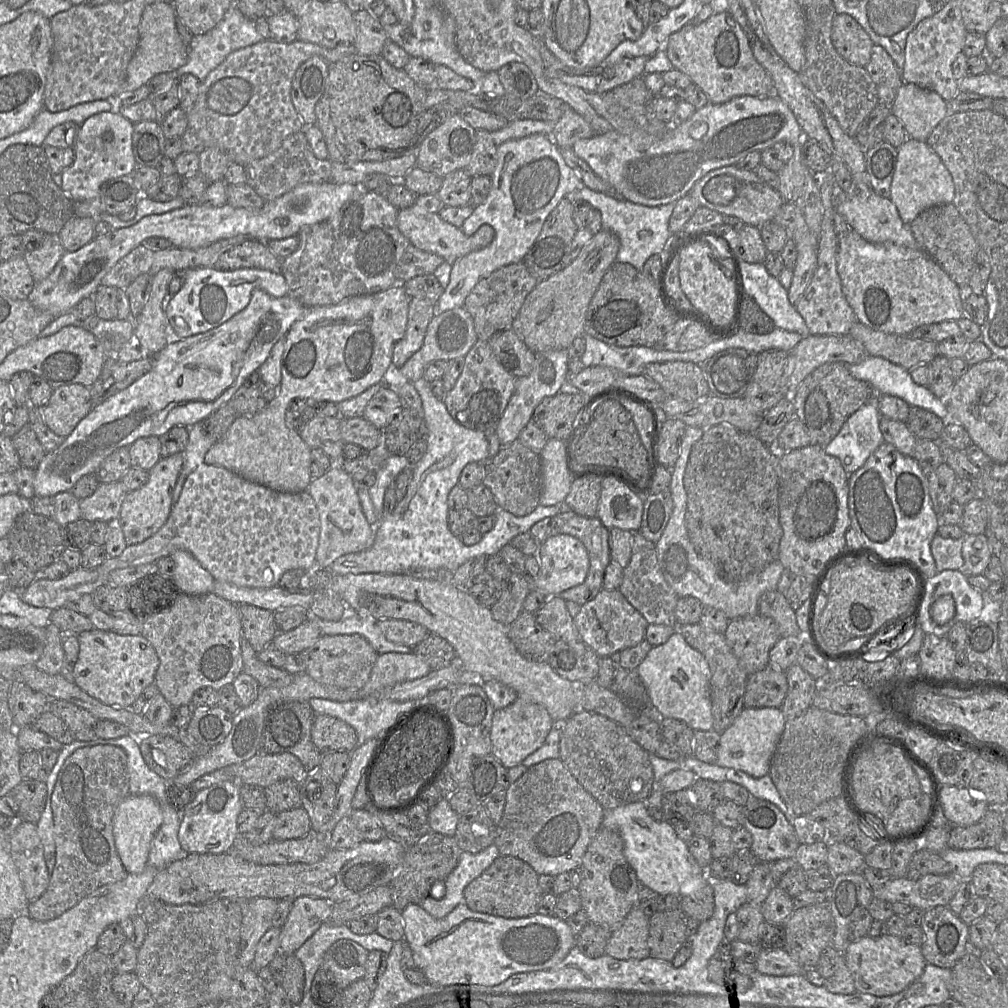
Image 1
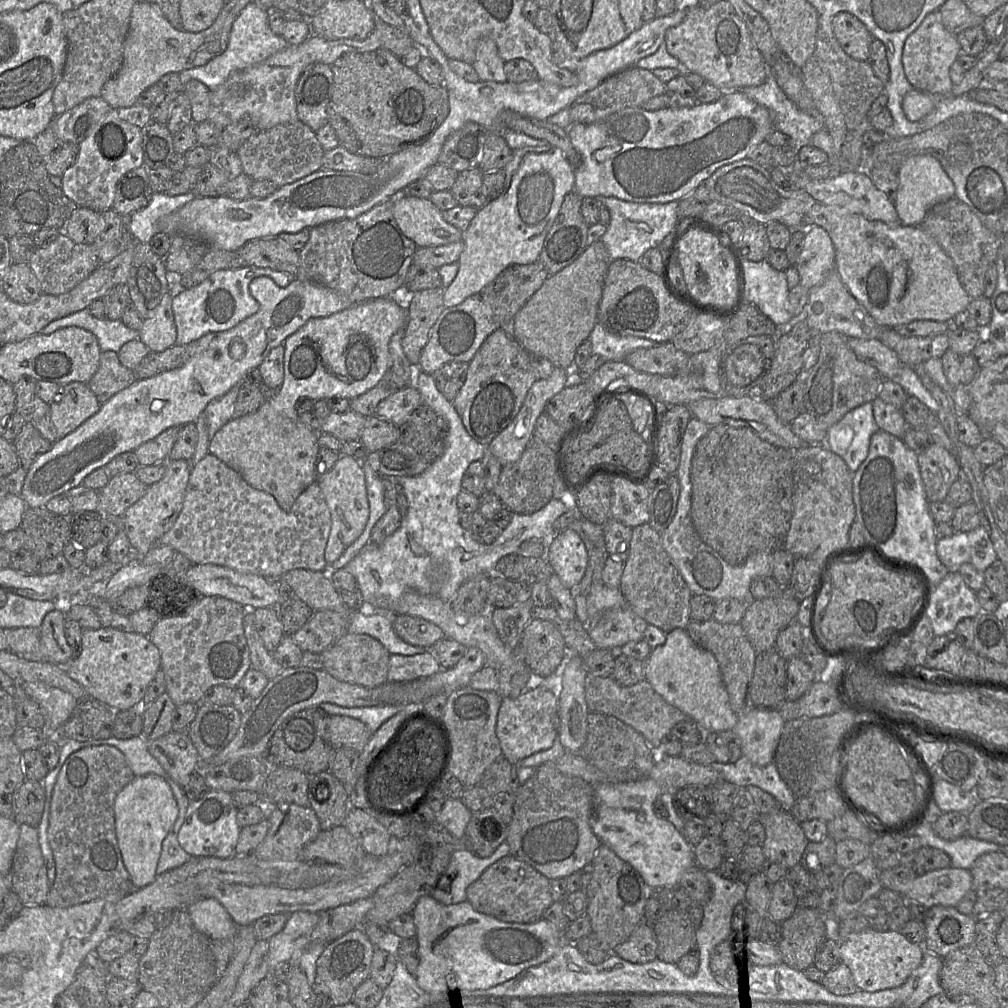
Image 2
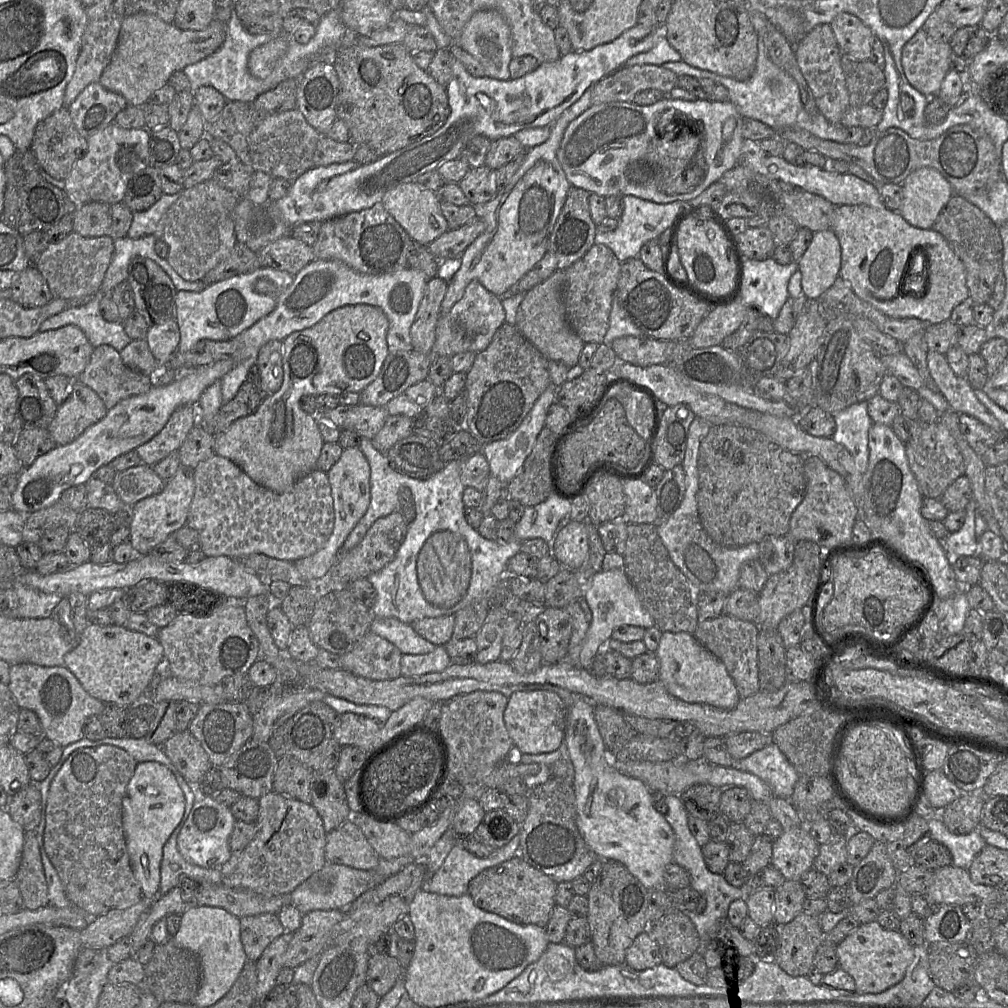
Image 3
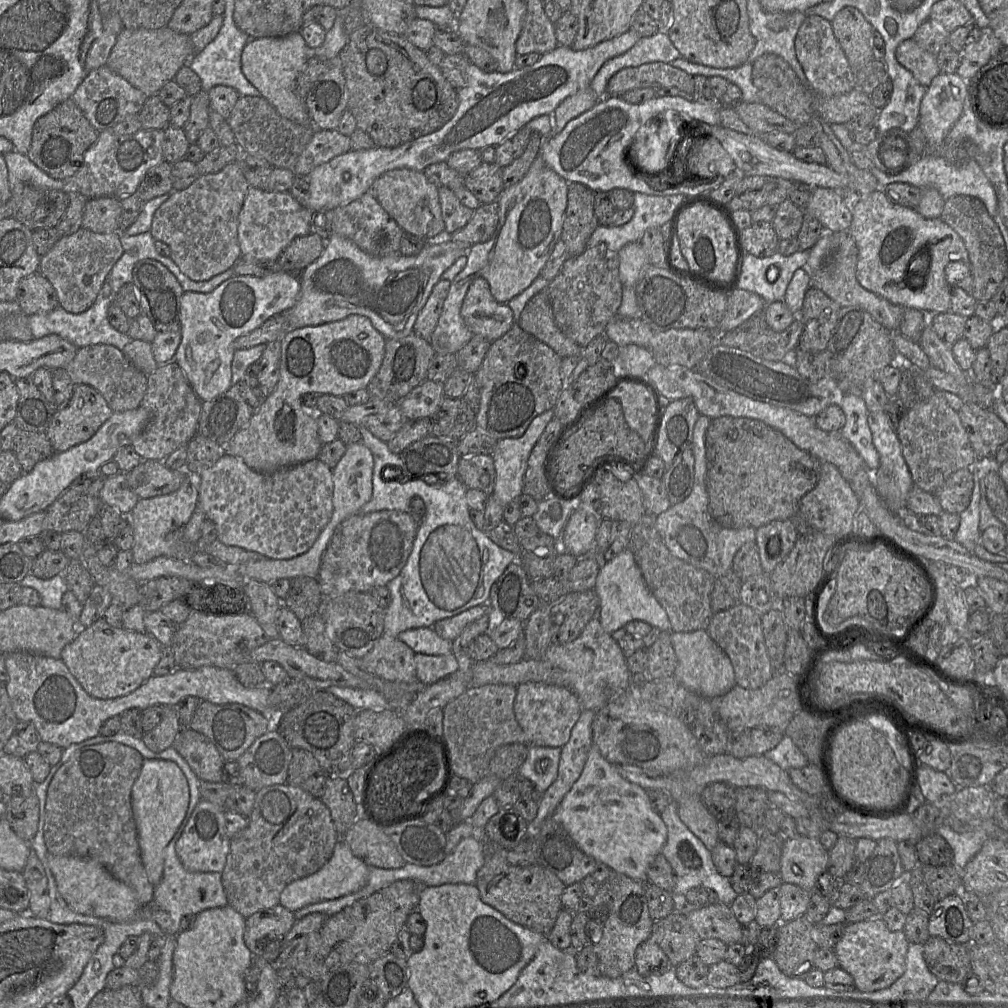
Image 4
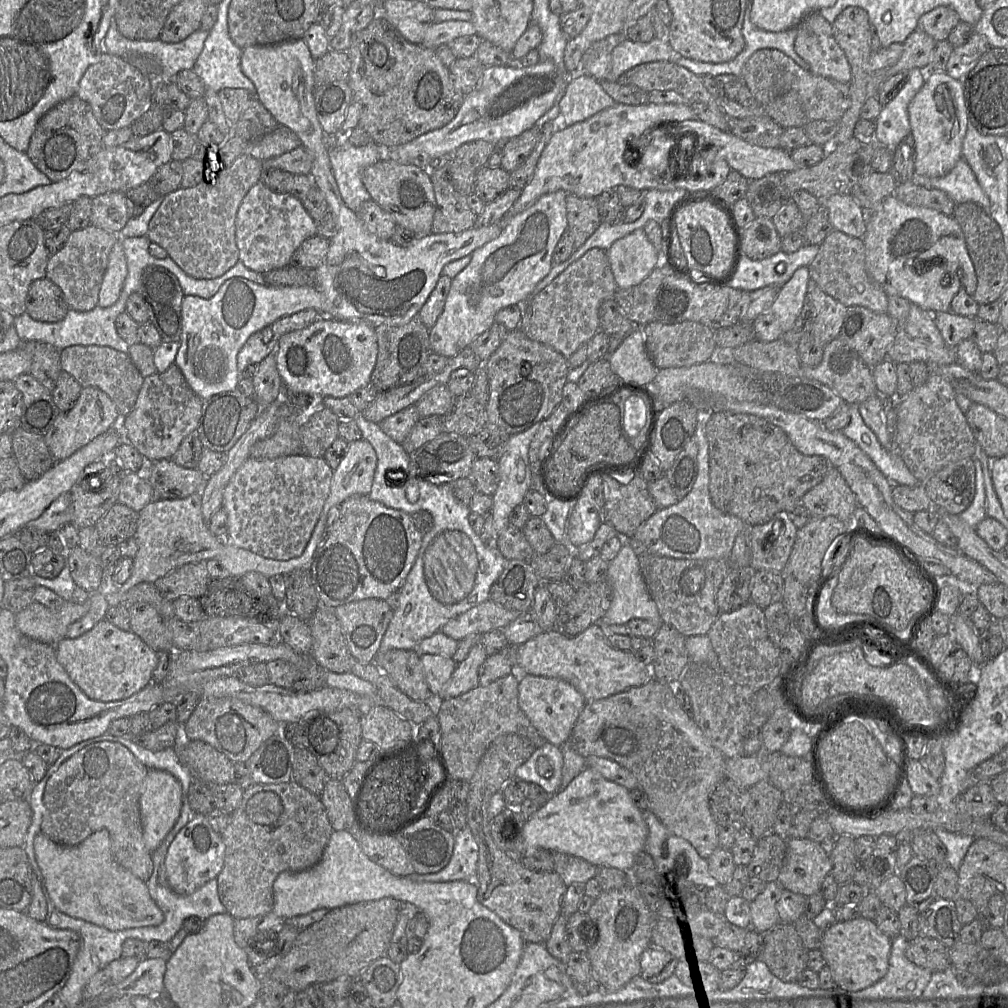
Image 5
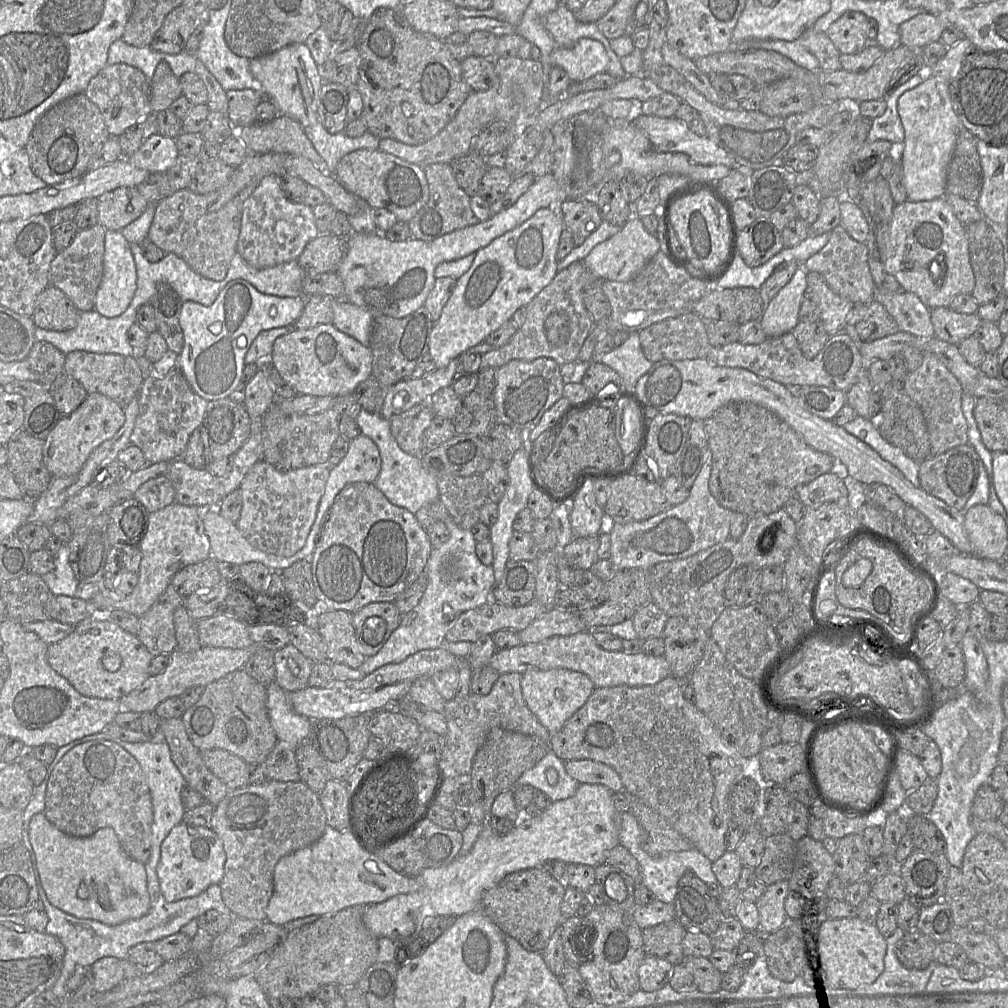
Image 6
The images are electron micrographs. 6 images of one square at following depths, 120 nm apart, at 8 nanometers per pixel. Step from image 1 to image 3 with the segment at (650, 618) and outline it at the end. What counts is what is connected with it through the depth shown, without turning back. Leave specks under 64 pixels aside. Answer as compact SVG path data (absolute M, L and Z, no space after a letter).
M628 524L624 553L624 570L634 586L644 609L652 616L661 632L695 631L698 623L700 589L673 563L659 534L658 524Z

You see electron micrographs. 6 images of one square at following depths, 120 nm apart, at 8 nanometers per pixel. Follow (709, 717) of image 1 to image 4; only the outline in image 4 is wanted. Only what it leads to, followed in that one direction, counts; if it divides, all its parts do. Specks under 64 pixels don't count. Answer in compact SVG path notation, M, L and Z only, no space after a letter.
M706 630L672 631L670 638L677 657L673 676L686 689L705 699L712 699L726 694L736 685L735 673L729 657Z

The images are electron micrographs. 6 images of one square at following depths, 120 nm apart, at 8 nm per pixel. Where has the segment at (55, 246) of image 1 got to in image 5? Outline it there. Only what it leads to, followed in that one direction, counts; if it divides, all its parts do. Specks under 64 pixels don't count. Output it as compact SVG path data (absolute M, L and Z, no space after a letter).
M89 225L84 229L72 231L65 244L55 254L50 255L46 278L60 287L70 309L90 311L98 305L109 253L118 239L118 233Z

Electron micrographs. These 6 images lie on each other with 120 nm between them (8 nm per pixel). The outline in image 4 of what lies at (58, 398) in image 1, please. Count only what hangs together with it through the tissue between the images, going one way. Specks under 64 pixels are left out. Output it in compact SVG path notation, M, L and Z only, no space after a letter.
M79 384L75 386L70 401L57 409L46 433L55 452L63 452L89 440L113 413L98 390L89 385Z

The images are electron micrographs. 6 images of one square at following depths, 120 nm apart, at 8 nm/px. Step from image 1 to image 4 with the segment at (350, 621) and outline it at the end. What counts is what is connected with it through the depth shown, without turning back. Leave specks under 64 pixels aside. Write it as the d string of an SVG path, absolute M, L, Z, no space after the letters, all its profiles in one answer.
M432 627L405 630L397 639L408 645L415 653L445 655L452 652L452 641L441 638Z

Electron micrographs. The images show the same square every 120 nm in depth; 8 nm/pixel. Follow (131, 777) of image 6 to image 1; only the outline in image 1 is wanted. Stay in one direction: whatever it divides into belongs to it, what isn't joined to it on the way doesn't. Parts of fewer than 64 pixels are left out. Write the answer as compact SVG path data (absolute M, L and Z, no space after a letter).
M96 745L75 750L64 762L52 793L52 813L54 821L54 841L56 863L45 892L29 903L26 913L37 921L57 918L74 907L79 901L97 888L126 878L128 872L123 866L115 846L113 816L117 806L128 795L129 774L126 752L114 745Z

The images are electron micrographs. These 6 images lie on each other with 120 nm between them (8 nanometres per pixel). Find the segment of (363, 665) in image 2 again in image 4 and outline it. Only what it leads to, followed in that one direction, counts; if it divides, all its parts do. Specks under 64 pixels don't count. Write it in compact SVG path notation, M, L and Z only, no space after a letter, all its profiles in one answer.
M382 635L362 661L369 672L384 680L413 683L418 681L415 654L397 637Z

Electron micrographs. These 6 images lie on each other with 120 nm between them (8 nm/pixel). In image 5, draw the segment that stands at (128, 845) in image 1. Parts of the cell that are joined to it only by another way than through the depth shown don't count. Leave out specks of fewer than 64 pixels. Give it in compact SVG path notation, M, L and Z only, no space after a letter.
M149 769L140 796L146 847L154 852L177 822L182 808L180 782L169 772Z

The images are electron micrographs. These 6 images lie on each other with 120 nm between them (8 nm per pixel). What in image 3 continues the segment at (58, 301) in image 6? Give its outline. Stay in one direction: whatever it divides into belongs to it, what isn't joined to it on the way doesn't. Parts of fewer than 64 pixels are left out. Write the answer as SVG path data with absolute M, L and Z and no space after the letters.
M34 265L20 272L11 287L12 299L25 307L39 307L53 299L47 281Z

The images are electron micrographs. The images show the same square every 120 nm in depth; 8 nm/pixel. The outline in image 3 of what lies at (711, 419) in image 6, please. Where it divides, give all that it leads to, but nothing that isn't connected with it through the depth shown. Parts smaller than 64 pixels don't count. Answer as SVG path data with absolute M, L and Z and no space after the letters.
M712 424L700 443L697 461L696 500L699 518L707 534L717 544L728 548L759 543L765 536L788 535L791 515L805 494L804 458L755 429L738 424Z

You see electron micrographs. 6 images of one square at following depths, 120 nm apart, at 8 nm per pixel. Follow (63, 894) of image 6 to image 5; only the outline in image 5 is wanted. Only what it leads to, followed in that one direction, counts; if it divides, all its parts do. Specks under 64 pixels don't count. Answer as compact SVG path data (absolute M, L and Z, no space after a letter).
M108 830L92 834L74 847L59 845L40 832L34 839L34 851L49 897L62 913L112 931L163 922L163 912L151 898L146 882L115 861Z

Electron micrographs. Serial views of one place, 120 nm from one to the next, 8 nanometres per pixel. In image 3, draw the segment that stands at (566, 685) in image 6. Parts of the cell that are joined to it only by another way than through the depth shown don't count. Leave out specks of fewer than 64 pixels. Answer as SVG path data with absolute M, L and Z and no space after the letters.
M516 691L508 697L504 722L517 753L540 754L557 750L565 738L569 706L553 691Z

